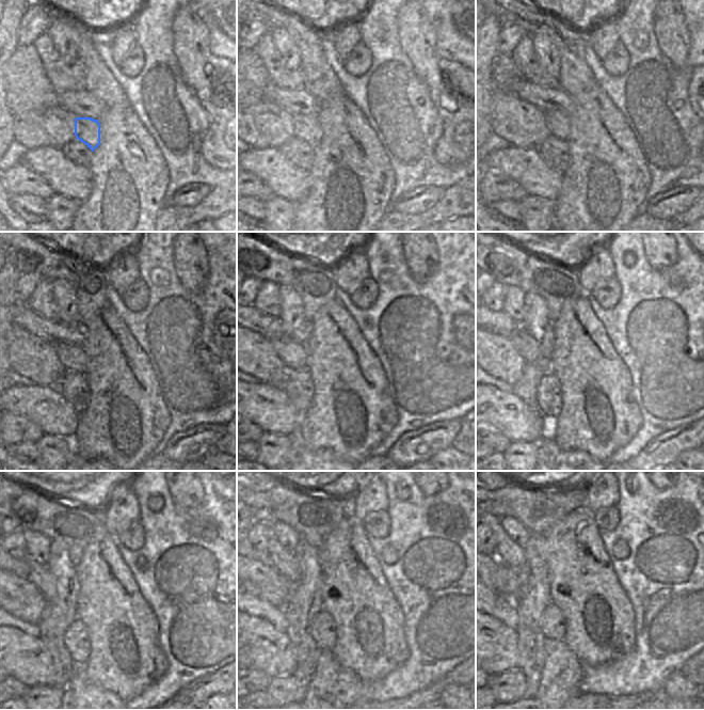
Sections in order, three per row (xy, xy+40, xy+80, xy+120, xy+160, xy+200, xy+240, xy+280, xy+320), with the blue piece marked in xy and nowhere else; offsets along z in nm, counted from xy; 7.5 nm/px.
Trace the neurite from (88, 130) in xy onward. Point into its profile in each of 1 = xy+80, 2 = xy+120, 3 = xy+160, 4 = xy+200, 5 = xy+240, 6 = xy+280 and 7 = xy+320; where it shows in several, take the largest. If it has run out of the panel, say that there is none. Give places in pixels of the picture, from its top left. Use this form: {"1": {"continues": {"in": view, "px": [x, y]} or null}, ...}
{"1": {"continues": {"in": "xy+80", "px": [558, 122]}}, "2": {"continues": {"in": "xy+120", "px": [73, 358]}}, "3": {"continues": {"in": "xy+160", "px": [293, 353]}}, "4": {"continues": {"in": "xy+200", "px": [529, 349]}}, "5": {"continues": {"in": "xy+240", "px": [37, 573]}}, "6": {"continues": {"in": "xy+280", "px": [265, 576]}}, "7": {"continues": {"in": "xy+320", "px": [497, 576]}}}

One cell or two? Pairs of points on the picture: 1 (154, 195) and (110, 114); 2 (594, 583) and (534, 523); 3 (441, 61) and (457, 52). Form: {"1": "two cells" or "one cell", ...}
{"1": "one cell", "2": "two cells", "3": "two cells"}

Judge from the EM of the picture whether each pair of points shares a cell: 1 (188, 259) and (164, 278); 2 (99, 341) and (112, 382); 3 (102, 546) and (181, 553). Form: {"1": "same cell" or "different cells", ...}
{"1": "different cells", "2": "same cell", "3": "different cells"}

